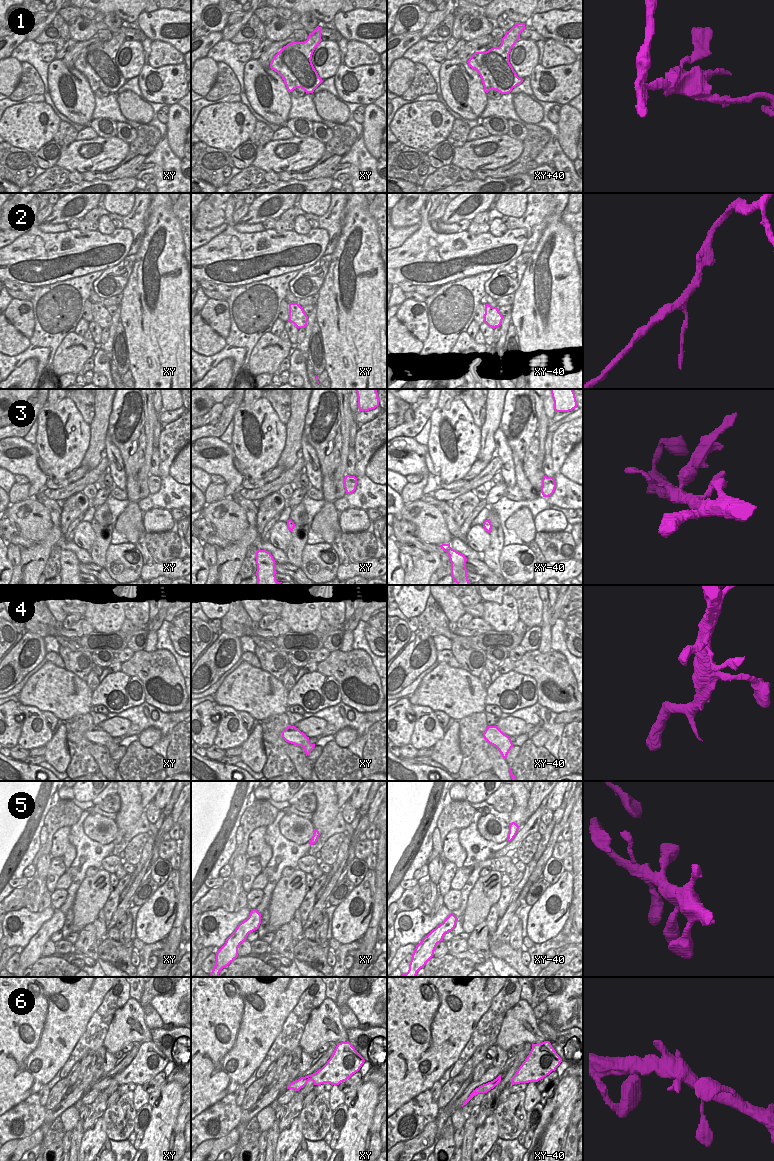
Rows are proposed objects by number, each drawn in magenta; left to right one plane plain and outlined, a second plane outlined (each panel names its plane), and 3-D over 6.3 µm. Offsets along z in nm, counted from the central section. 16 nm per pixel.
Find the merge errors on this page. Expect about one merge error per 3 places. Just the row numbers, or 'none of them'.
2

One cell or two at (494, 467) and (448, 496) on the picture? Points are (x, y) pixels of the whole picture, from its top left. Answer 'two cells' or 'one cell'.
one cell

